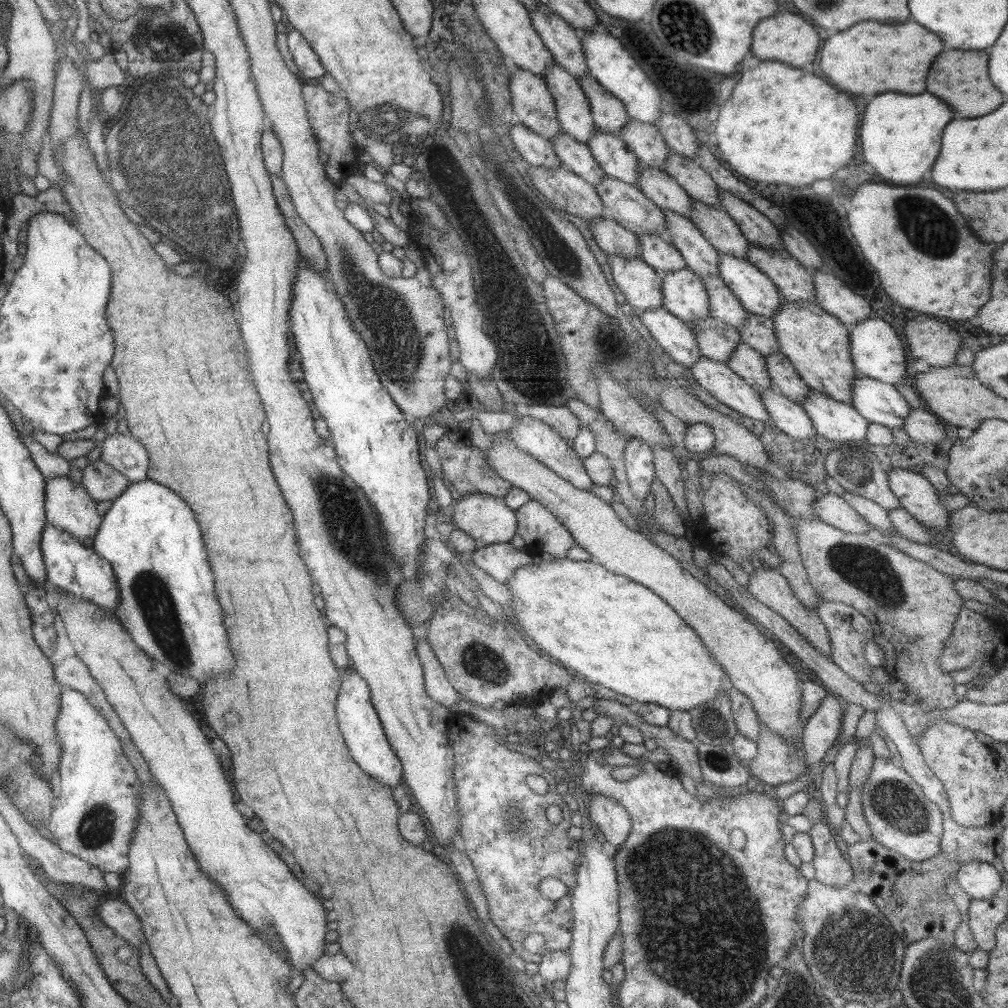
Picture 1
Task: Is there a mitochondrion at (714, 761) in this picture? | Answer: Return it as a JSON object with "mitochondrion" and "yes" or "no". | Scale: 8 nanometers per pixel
{"mitochondrion":"yes"}

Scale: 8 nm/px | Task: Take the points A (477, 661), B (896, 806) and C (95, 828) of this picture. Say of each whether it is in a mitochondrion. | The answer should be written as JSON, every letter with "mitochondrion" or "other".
{"A":"mitochondrion","B":"mitochondrion","C":"mitochondrion"}

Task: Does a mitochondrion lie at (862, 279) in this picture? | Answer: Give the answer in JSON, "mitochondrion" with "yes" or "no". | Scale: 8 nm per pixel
{"mitochondrion":"no"}

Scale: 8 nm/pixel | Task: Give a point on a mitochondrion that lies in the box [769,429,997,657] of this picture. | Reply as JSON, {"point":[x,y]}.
{"point":[862,567]}

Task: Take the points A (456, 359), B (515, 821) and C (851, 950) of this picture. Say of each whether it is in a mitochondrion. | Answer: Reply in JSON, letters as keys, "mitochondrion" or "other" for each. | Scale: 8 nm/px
{"A":"other","B":"mitochondrion","C":"mitochondrion"}

